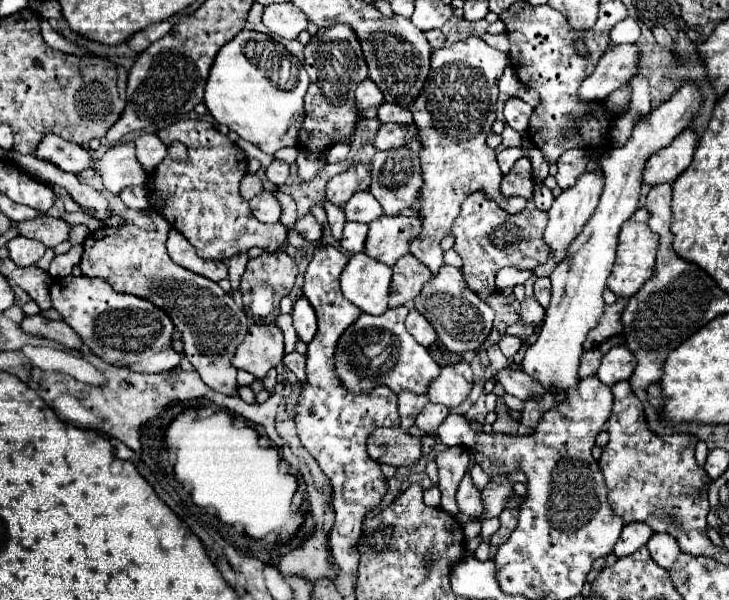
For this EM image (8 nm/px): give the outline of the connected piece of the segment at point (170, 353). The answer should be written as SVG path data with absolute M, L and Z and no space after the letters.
M86 275L60 277L50 287L52 307L82 337L88 349L116 367L128 367L138 373L164 373L180 365L180 355L170 347L174 325L170 317L134 295L116 293L106 281Z

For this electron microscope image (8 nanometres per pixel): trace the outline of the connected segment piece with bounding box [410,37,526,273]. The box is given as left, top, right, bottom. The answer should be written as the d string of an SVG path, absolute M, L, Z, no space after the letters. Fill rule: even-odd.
M466 37L452 47L436 49L432 51L430 77L426 79L422 93L410 107L414 123L418 127L418 139L422 143L420 165L424 179L418 195L422 233L410 243L410 253L432 273L438 273L438 269L442 267L440 241L450 233L452 221L458 217L460 205L470 193L484 193L484 197L490 197L490 201L498 203L502 209L506 209L506 213L518 213L526 207L526 199L522 197L502 197L502 173L496 163L496 153L486 145L486 137L492 133L492 123L496 121L498 81L506 65L508 55L486 45L480 37ZM472 103L482 103L482 115L472 115L468 111ZM448 107L456 109L458 115L446 115Z

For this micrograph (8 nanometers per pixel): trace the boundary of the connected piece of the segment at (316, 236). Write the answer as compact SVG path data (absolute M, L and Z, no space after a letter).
M306 215L304 219L300 219L300 221L296 223L296 231L298 231L304 239L308 239L308 241L320 241L322 235L324 235L324 229L322 229L322 225L316 221L314 215Z

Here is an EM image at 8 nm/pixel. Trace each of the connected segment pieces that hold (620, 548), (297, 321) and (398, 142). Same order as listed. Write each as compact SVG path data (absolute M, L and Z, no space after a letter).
M646 523L624 525L622 535L620 535L620 539L616 541L616 547L614 547L614 555L616 557L626 557L626 555L634 553L642 545L646 545L652 535L654 535L654 531Z
M300 297L296 301L292 319L294 319L294 329L296 329L298 337L304 343L310 343L316 335L316 313L314 313L314 309L310 309L310 303L304 297Z
M384 123L380 125L380 129L376 131L376 137L374 137L374 147L378 151L386 151L386 149L398 149L406 143L406 137L408 135L416 135L414 129L406 129L406 127L400 127L400 125L394 125L394 123Z

